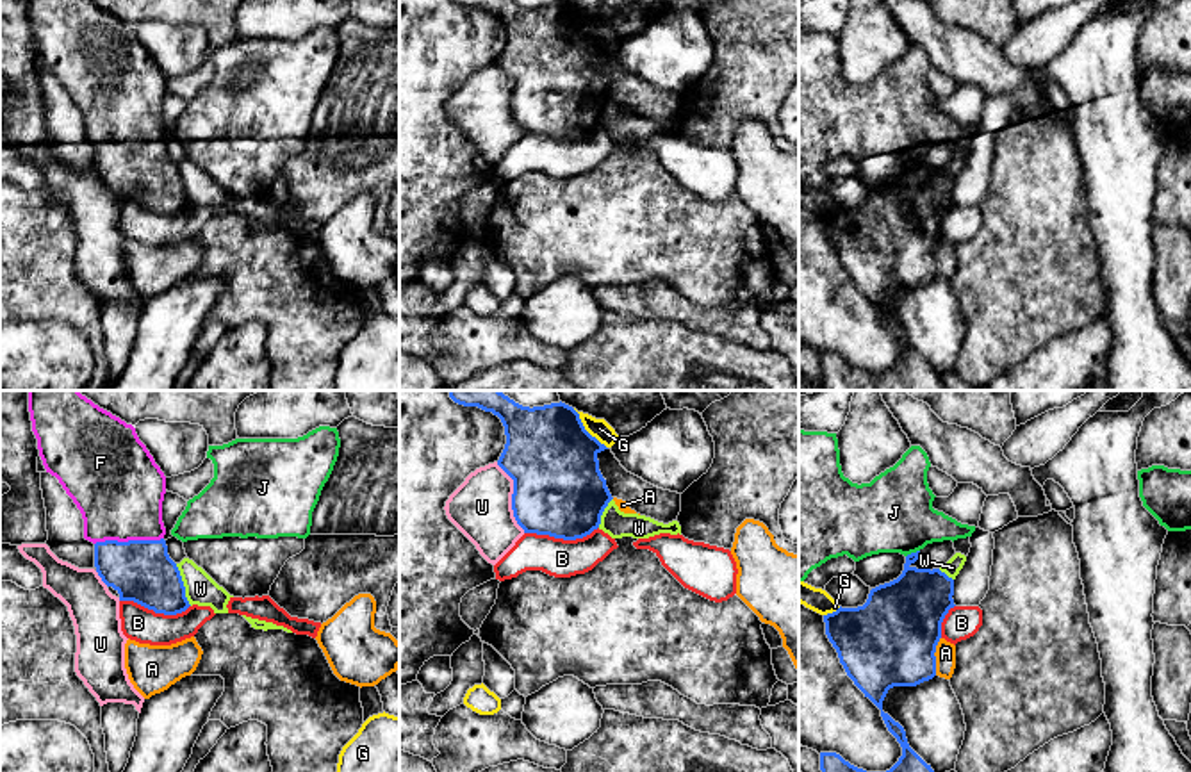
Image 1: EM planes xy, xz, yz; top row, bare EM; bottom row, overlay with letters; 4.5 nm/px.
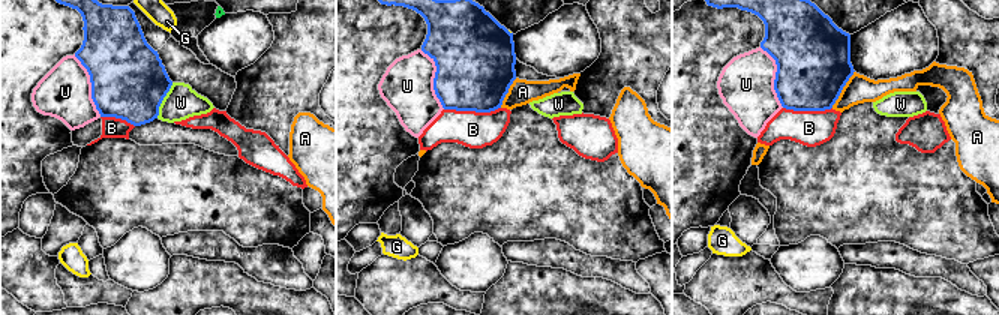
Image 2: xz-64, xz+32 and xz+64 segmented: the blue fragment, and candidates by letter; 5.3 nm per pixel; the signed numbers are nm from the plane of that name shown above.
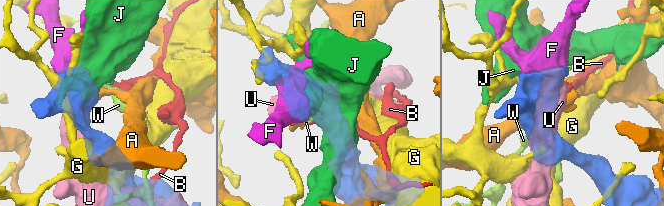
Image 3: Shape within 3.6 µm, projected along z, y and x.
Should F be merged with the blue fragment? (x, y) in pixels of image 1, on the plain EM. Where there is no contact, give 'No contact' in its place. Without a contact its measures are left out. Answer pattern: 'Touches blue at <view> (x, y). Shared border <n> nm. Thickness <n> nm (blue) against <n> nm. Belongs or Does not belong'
Touches blue at xy (129, 141). Shared border 320 nm. Thickness 280 nm (blue) against 400 nm. Belongs

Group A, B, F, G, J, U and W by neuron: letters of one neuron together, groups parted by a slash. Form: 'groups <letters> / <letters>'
groups A / B / F / G / J / U / W

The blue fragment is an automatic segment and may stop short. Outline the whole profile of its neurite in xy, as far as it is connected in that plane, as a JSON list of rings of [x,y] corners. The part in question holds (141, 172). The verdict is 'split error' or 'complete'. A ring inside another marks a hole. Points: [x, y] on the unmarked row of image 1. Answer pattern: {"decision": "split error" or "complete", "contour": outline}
{"decision": "split error", "contour": [[[29,0],[32,32],[46,73],[55,77],[73,100],[84,119],[84,139],[94,144],[94,168],[107,187],[119,194],[119,201],[134,201],[155,214],[177,216],[191,205],[177,164],[168,155],[162,123],[166,77],[155,64],[136,29],[91,0]]]}

